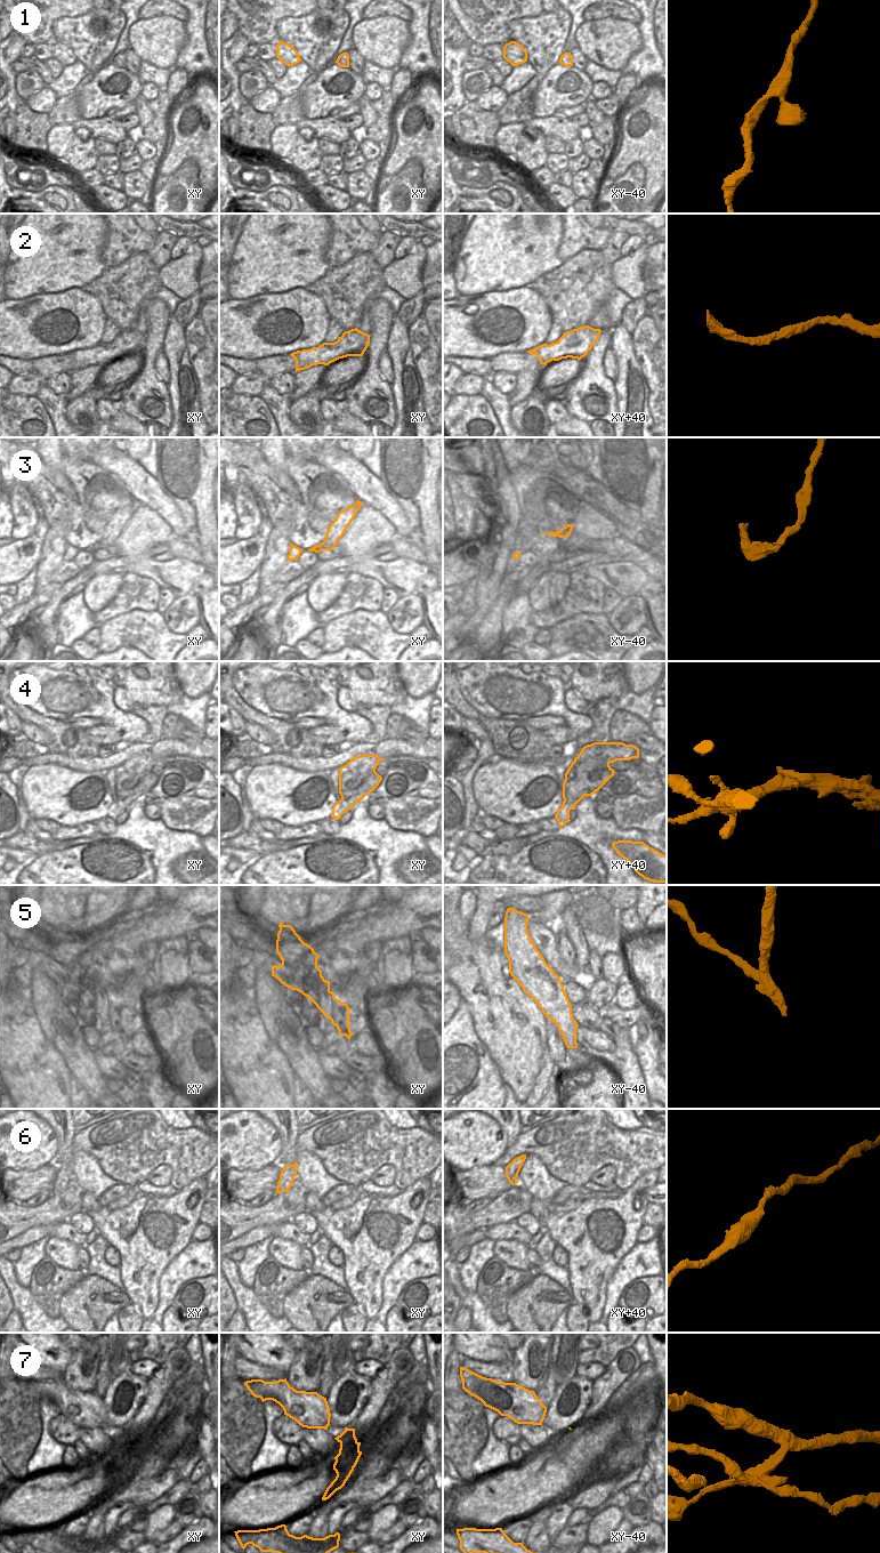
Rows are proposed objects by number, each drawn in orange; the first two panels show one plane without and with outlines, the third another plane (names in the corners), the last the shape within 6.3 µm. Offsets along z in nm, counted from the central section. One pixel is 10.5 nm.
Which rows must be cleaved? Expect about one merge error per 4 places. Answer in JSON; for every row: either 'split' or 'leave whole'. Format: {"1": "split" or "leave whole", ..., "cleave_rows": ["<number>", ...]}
{"1": "leave whole", "2": "leave whole", "3": "leave whole", "4": "leave whole", "5": "split", "6": "leave whole", "7": "split", "cleave_rows": ["5", "7"]}

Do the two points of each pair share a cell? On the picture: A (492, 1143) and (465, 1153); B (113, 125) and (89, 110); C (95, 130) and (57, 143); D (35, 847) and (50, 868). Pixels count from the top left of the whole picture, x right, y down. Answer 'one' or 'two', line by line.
A: one
B: two
C: two
D: two

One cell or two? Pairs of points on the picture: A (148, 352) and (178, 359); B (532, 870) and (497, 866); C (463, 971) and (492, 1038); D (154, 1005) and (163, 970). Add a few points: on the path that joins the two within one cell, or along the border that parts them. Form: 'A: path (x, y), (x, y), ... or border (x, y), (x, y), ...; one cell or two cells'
A: border (167, 323), (163, 345), (160, 349); two cells
B: path (523, 870), (506, 870); one cell
C: path (471, 988), (471, 992), (486, 1007), (487, 1021); one cell
D: path (159, 996), (167, 984), (167, 979); one cell

